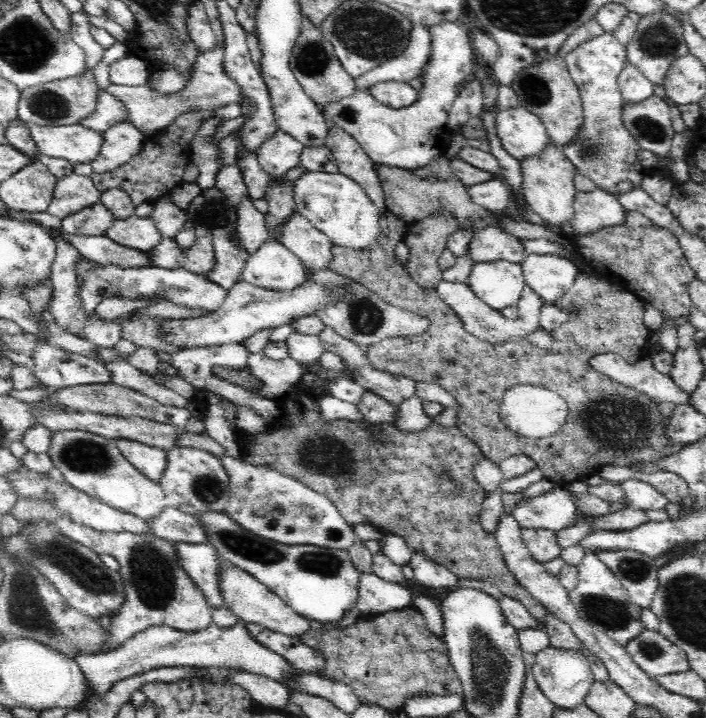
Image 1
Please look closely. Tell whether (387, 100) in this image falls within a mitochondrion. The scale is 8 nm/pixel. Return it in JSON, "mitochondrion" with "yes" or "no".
{"mitochondrion":"no"}

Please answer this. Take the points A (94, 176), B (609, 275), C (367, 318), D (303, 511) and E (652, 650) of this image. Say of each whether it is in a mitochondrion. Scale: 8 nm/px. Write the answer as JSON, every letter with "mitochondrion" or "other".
{"A":"other","B":"other","C":"mitochondrion","D":"other","E":"mitochondrion"}

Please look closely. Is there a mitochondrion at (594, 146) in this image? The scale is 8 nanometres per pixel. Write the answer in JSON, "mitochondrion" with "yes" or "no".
{"mitochondrion":"yes"}

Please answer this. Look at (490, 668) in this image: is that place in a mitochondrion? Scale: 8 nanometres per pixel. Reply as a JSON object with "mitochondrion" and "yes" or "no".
{"mitochondrion":"yes"}

